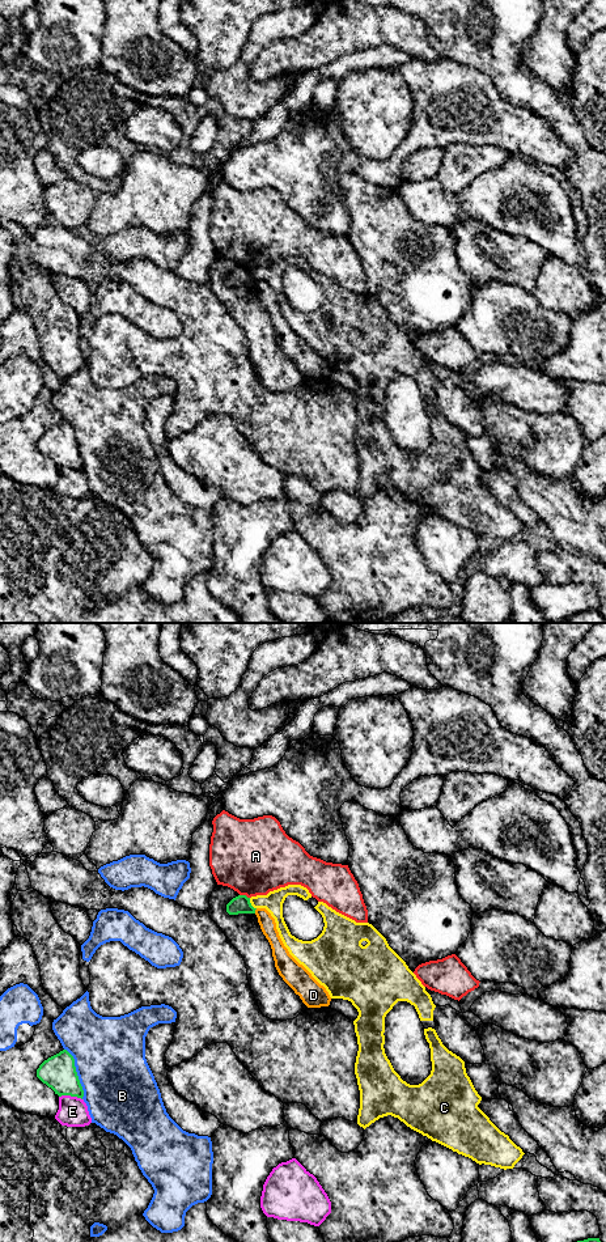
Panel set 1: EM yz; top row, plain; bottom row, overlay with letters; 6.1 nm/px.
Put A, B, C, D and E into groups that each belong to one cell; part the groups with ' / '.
A / B / C / D / E

